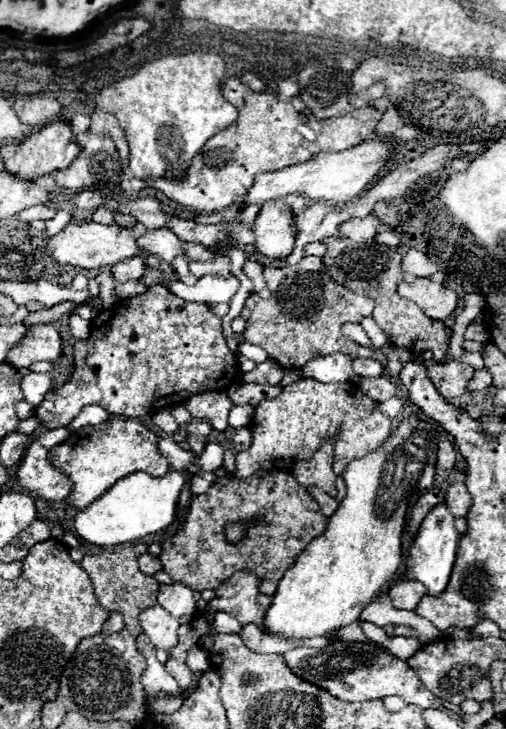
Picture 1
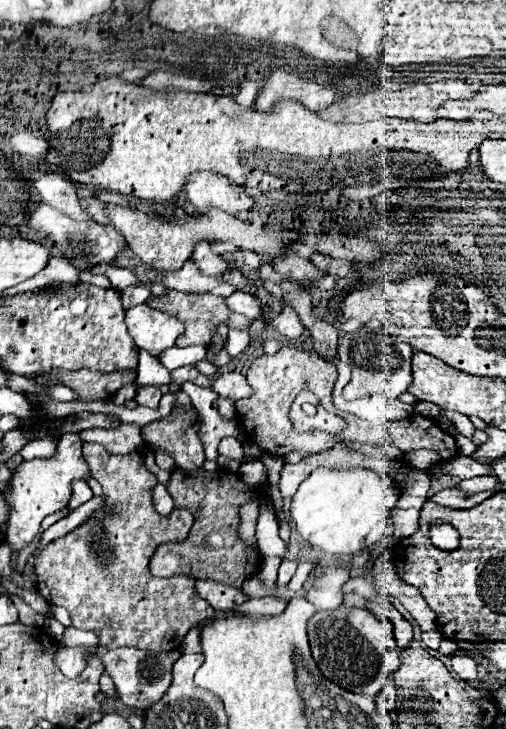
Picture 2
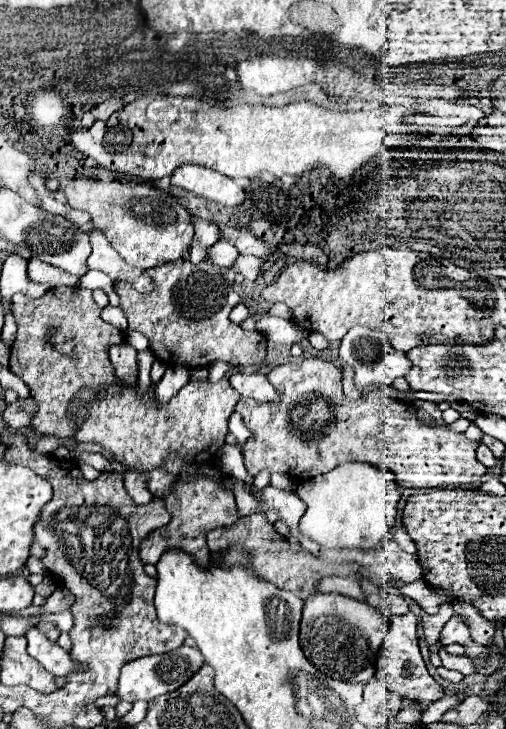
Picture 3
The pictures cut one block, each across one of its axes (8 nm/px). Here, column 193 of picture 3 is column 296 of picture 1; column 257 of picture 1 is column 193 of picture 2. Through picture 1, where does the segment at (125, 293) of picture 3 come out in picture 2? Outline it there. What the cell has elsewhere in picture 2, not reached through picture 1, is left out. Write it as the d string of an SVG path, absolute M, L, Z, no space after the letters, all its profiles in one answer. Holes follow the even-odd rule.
M168 290L166 296L162 298L148 298L146 300L148 306L158 308L162 312L168 312L172 316L178 316L178 320L182 320L186 324L186 332L178 338L178 346L194 346L194 344L210 344L212 338L212 330L218 328L222 322L226 322L230 328L236 330L246 330L246 318L240 314L234 314L228 310L228 306L224 304L222 296L198 296L198 294L186 294L186 292L174 292Z

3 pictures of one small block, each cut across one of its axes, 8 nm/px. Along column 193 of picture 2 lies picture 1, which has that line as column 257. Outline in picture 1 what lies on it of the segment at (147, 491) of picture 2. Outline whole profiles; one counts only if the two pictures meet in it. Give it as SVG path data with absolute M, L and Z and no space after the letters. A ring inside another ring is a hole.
M238 571L232 579L229 578L216 588L216 596L208 602L206 608L194 612L192 622L200 618L200 614L214 614L214 612L228 612L238 622L244 624L256 624L264 634L268 632L264 626L264 614L270 608L270 596L260 592L262 580L254 574L246 571Z

